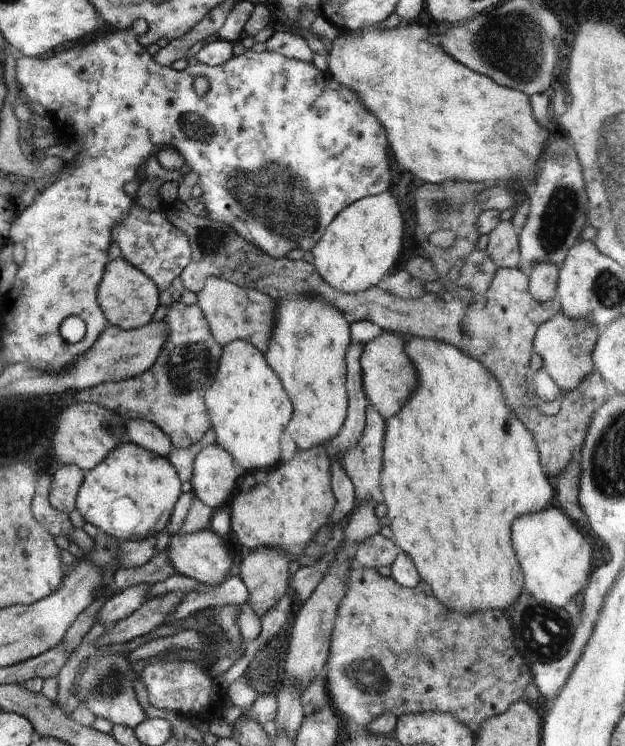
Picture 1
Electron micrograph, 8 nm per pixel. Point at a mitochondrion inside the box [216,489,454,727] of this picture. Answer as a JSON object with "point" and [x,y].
{"point":[367,675]}

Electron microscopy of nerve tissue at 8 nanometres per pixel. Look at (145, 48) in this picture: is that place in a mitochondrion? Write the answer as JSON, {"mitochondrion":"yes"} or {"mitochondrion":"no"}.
{"mitochondrion":"no"}

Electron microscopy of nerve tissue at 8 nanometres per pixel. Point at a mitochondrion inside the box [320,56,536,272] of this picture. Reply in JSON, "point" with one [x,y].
{"point":[443,207]}

